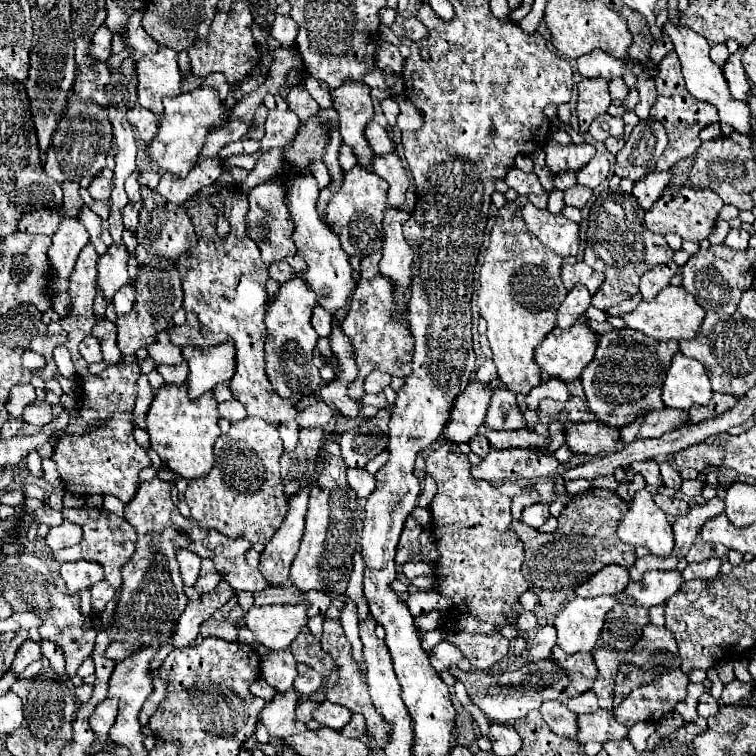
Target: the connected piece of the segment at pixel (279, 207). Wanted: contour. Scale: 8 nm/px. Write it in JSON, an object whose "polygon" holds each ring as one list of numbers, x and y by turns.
{"polygon":[[273,180,273,182,265,182,257,188,253,188,249,192,249,214,247,214,247,234,255,240,255,244,261,250,263,262,267,266,291,256,297,252,291,234,293,234,293,224,289,220,289,212,287,212,287,204,285,204,285,182]]}

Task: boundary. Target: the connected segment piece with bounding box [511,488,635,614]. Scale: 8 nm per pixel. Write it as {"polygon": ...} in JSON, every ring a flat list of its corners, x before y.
{"polygon":[[589,488,583,494,571,498,559,516,559,524,553,532,541,534,535,528,529,528,525,522,511,522,511,528,519,534,525,544,523,576,529,582,539,598,539,604,545,612,557,614,567,602,575,598,575,588,587,578,591,578,599,568,609,564,619,564,631,568,635,562,635,550,617,538,617,524,627,512,629,504,621,500,615,492,603,488]]}

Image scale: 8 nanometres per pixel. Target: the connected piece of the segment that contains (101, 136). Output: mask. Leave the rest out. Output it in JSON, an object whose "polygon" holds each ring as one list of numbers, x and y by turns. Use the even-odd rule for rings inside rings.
{"polygon":[[75,90,71,92,71,110,65,118,59,120,59,126,55,128,55,134,51,136,51,148,47,150,45,158,45,172,55,182,79,182,83,176,93,178,103,172,107,152,113,146,113,126,109,122,107,110,97,106,93,100,83,100],[79,108,83,112,79,112]]}

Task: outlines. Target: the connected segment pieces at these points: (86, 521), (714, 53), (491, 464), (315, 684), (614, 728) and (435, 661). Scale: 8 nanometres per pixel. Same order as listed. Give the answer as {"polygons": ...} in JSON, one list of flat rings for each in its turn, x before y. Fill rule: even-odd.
{"polygons":[[[83,506,83,508,63,508,63,518,69,522,75,522,83,528,83,540,79,542,79,546,64,548,55,552,55,560,59,564,63,562,73,562,73,560,89,560,89,562,99,562,105,568,105,580,109,584,113,584,115,588,121,586,121,566,127,564,127,560,131,558,133,550,135,550,135,530,129,522,125,522,125,518,115,516,107,510,95,510,91,506]],[[715,44,715,46,711,47,710,57,716,64,723,66,727,62,727,58,729,58,727,46,725,44]],[[513,448,513,450,491,450,477,466,471,468,473,478,497,484,501,480,535,480,551,478,559,468,553,454,543,454,541,458,535,450]],[[309,670,303,676,295,678,295,690,299,694,307,694,307,696,315,694,319,690,319,686,321,686,321,676,317,672,313,672,313,670]],[[597,710,593,714,581,714,577,738,581,744,595,740,595,742,609,742,609,740,625,740,629,728,615,720,611,710]],[[441,642,433,648,433,656,431,656,431,664,435,666,435,670,447,670,449,666,457,664,461,670,469,672,471,670,471,664,469,660,463,656,463,652,453,646,451,642]]]}

